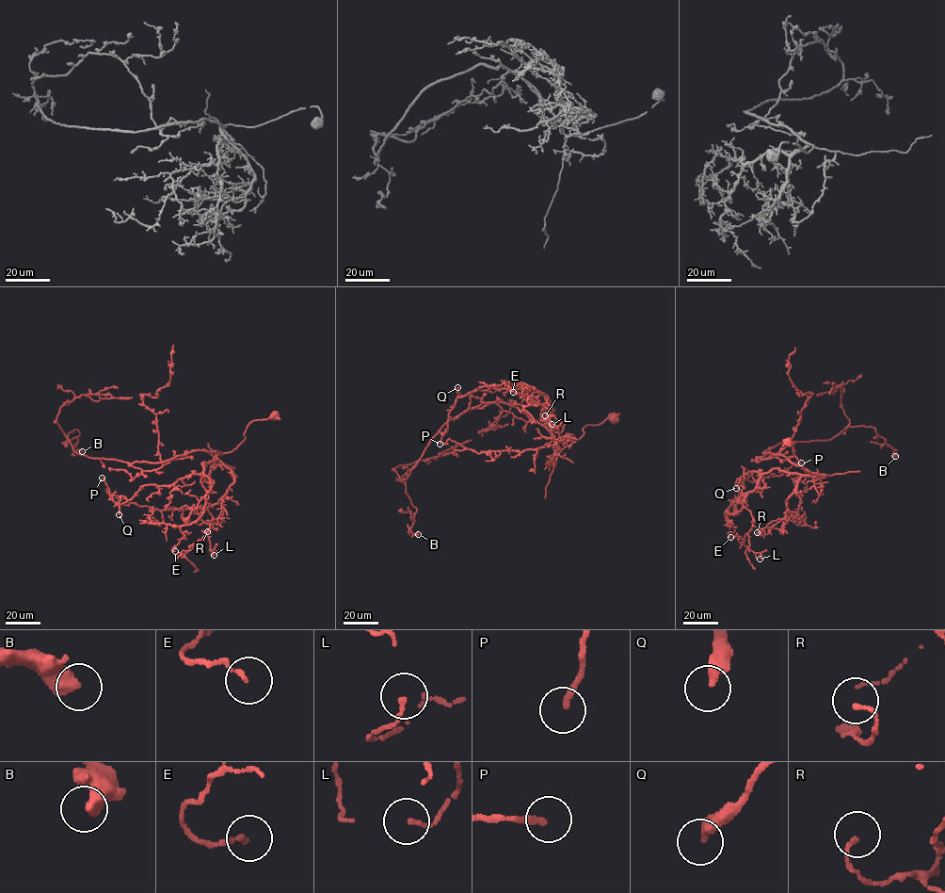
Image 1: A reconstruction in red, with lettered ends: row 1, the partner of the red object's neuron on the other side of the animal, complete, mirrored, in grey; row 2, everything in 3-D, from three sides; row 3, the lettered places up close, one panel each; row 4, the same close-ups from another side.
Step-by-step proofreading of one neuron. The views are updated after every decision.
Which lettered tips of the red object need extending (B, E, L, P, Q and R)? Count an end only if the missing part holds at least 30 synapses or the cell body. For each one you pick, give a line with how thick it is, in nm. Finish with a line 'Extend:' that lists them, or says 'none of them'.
Extend: none of them

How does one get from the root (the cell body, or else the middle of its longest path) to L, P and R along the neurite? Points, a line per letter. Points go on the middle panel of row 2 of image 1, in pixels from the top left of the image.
L: (613, 419), (584, 427), (555, 465), (555, 440), (541, 416), (550, 402), (544, 394), (552, 424)
P: (613, 419), (584, 427), (555, 465), (555, 440), (542, 406), (507, 388), (481, 386), (456, 398), (440, 444)
R: (613, 419), (584, 427), (555, 465), (555, 446), (572, 435), (559, 439), (545, 415)

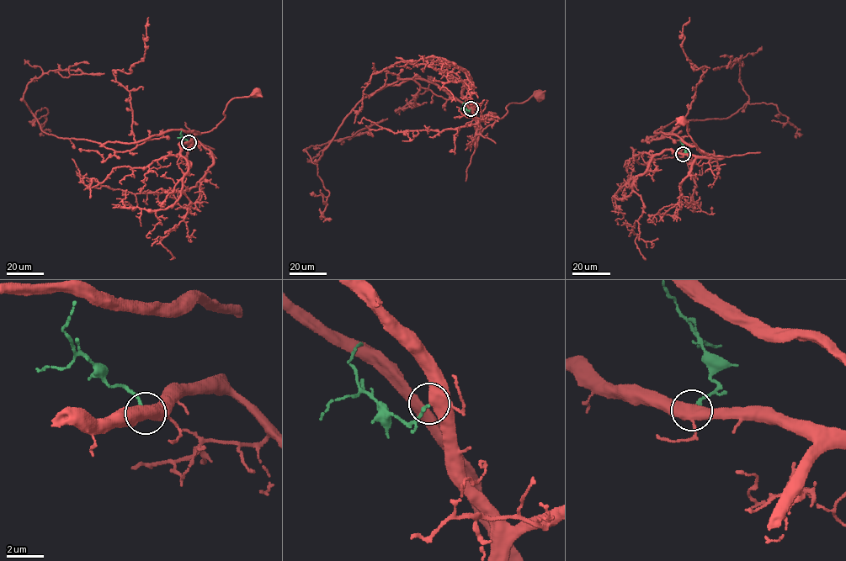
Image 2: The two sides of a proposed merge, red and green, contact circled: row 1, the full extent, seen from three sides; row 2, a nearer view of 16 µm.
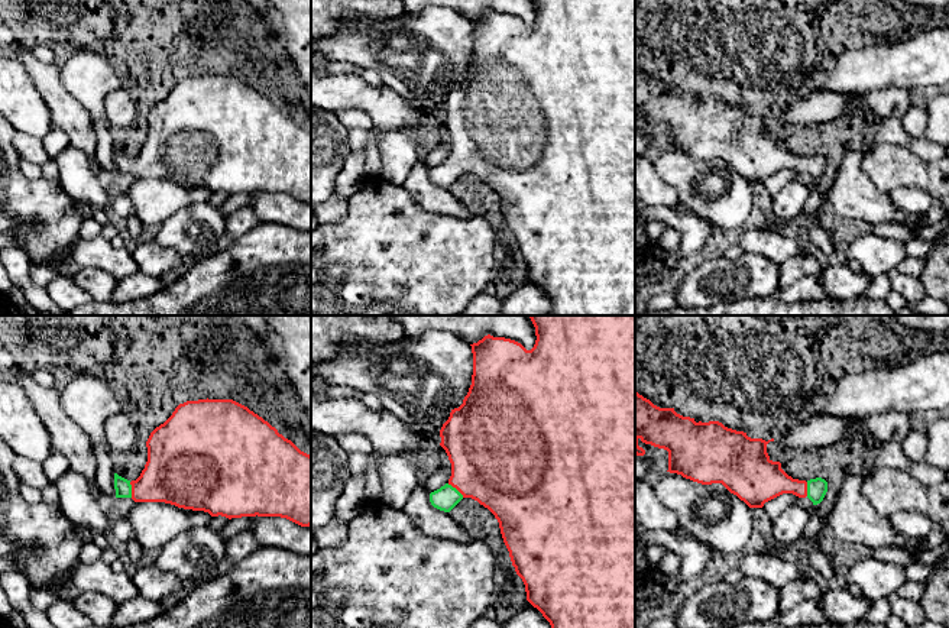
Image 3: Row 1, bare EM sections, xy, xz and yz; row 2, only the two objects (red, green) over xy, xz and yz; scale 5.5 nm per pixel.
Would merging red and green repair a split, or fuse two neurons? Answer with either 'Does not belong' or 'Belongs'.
Belongs

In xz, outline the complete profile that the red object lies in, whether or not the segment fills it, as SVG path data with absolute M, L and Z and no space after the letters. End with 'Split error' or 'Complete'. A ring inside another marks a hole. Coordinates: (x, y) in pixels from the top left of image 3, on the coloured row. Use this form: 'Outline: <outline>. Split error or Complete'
Outline: M528 315L535 327L535 344L527 350L521 343L505 339L485 336L477 343L470 344L473 353L472 385L463 404L451 410L448 420L440 430L440 446L446 450L451 463L451 476L440 489L430 493L434 508L450 512L463 498L472 498L488 508L499 522L503 543L509 551L512 566L522 579L527 601L537 608L550 622L551 628L635 628L635 315Z. Split error

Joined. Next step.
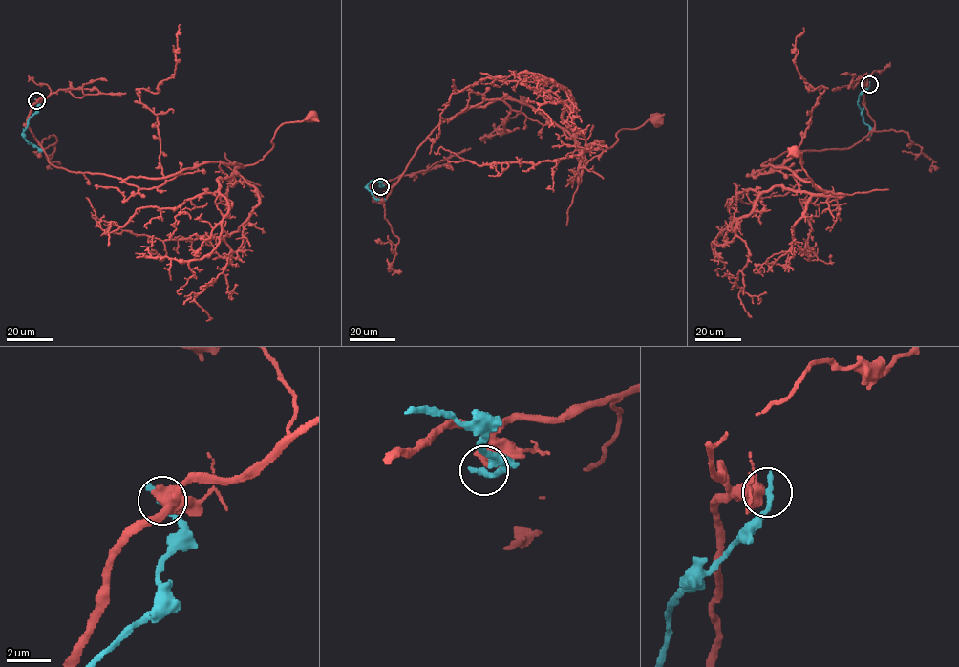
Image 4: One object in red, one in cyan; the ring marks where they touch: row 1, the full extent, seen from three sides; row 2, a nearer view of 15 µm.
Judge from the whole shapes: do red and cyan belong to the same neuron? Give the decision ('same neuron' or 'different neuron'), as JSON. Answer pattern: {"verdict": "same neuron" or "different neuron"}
{"verdict": "different neuron"}

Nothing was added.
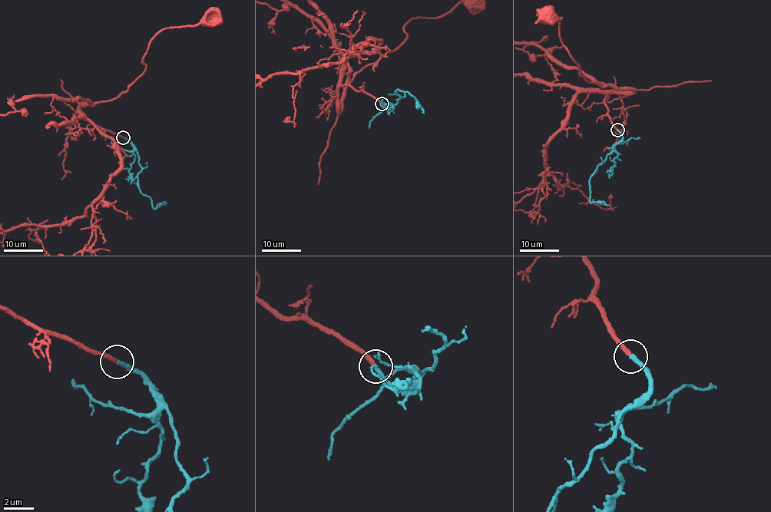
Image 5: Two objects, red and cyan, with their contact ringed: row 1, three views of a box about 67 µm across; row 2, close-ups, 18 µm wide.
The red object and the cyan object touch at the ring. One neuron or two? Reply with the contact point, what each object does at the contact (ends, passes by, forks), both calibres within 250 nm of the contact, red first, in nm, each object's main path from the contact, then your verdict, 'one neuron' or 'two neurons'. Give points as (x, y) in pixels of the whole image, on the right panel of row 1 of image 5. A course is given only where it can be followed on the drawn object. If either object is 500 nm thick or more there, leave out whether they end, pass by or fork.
place (617, 130); red ends; cyan ends; calibres 280 and 300 nm; course red (617, 130), (604, 100), (610, 94), (633, 90), (587, 82), (559, 36), (561, 18), (551, 20), (549, 16); course cyan (617, 130), (622, 138), (596, 168), (589, 181), (591, 202), (603, 201), (609, 205); one neuron

